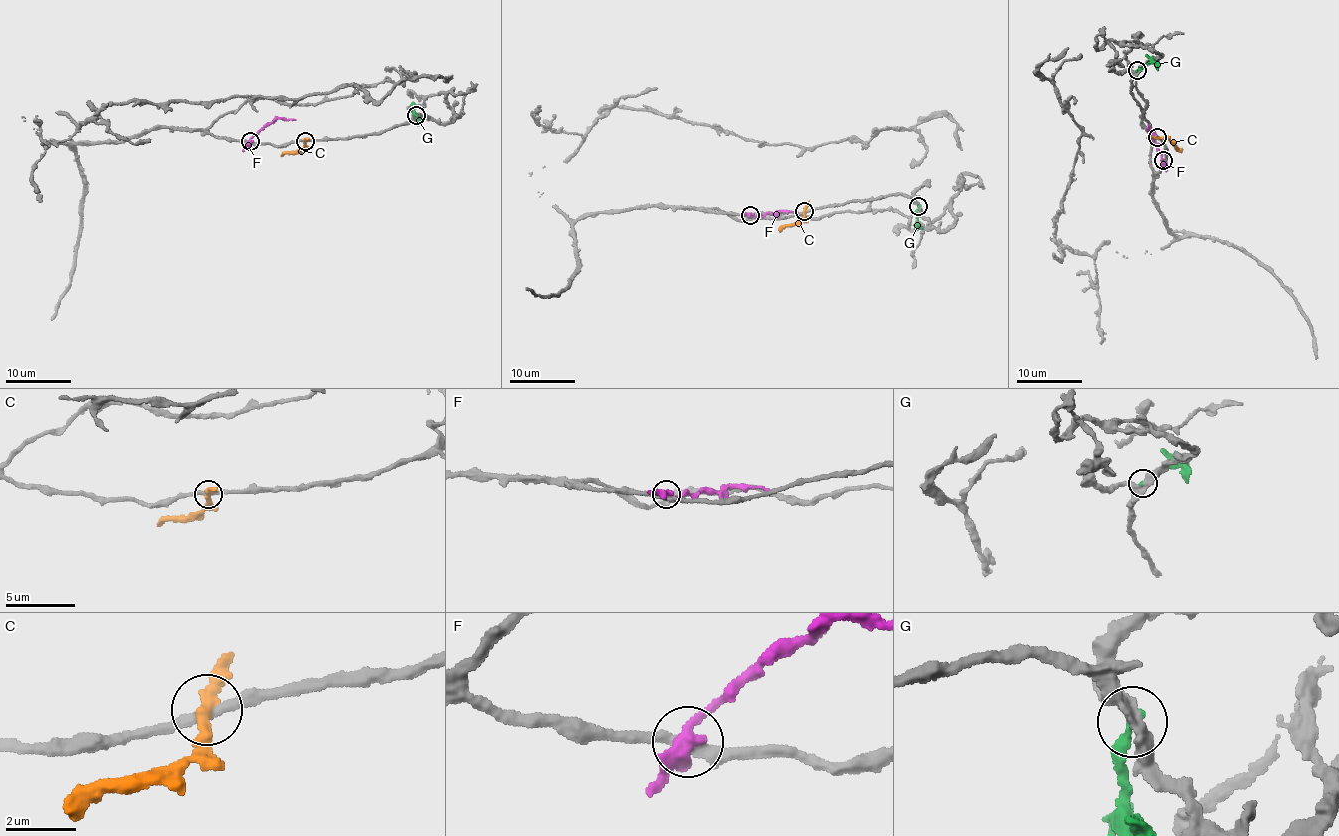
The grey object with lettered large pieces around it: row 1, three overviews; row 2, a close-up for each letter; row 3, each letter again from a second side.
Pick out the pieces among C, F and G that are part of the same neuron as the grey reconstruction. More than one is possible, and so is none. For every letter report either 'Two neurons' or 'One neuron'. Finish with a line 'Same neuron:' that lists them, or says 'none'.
C: Two neurons
F: Two neurons
G: Two neurons
Same neuron: none

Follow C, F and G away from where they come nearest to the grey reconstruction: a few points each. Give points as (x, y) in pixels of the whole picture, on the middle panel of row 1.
C: (804, 211), (804, 217), (799, 221), (784, 224), (777, 229)
F: (750, 215), (775, 211), (798, 214)
G: (919, 206), (918, 225)

